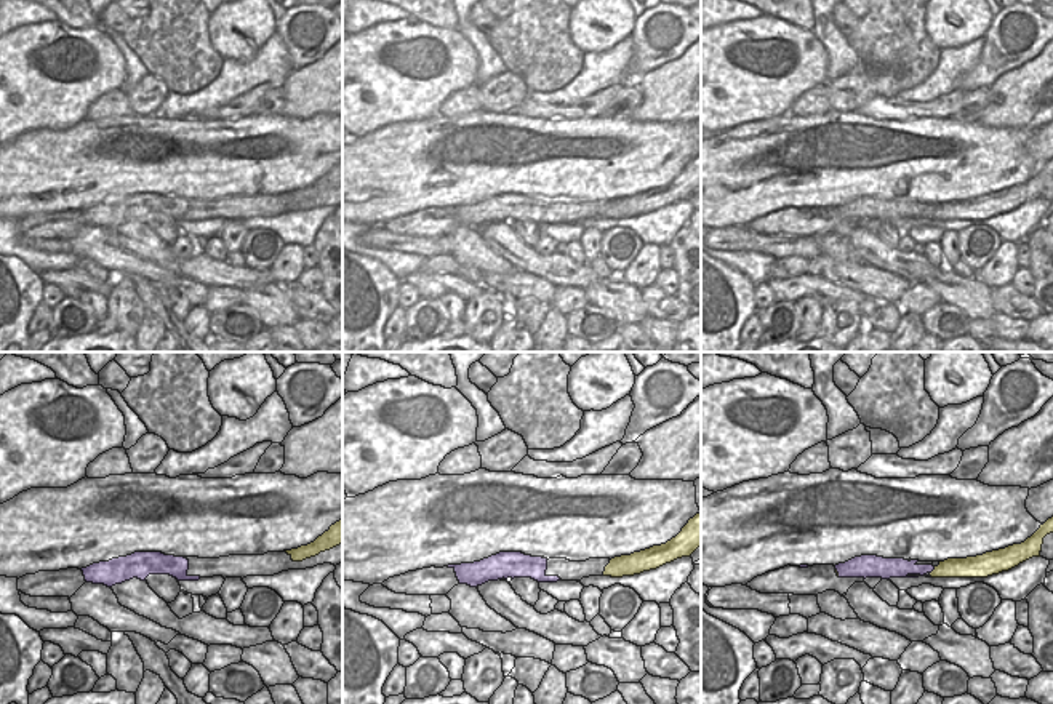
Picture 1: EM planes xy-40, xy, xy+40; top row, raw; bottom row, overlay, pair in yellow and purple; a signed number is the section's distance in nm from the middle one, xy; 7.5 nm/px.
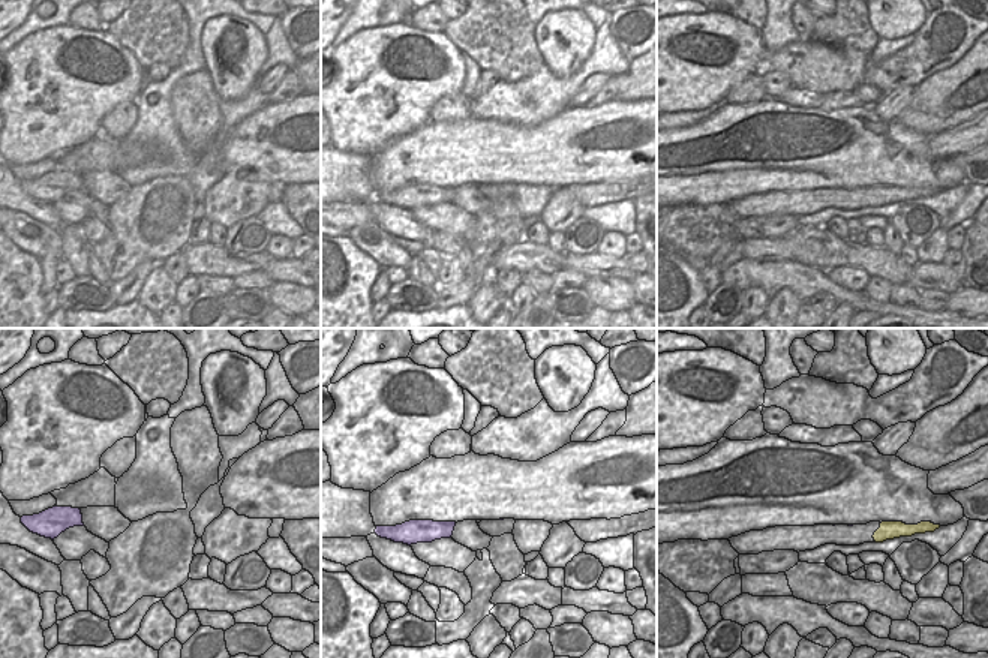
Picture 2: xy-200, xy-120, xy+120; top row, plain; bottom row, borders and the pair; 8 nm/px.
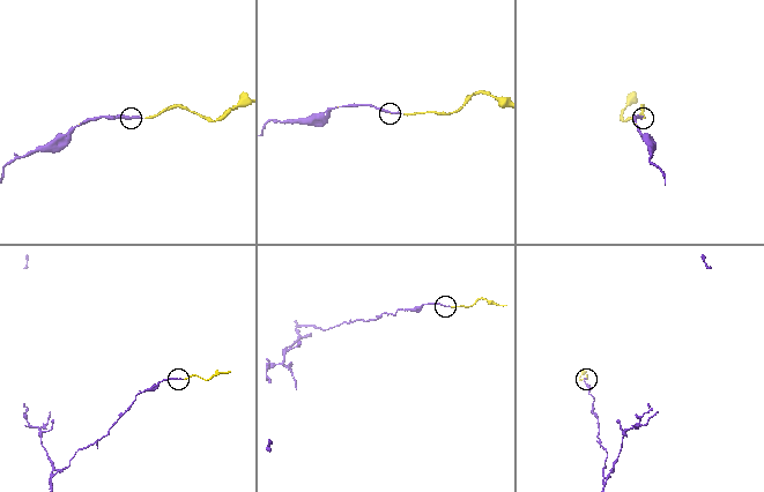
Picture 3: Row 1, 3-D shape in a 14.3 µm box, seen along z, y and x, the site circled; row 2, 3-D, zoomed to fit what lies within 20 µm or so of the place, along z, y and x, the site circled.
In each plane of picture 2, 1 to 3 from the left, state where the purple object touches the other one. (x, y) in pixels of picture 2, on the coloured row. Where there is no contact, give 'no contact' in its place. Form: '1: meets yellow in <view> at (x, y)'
1: no contact
2: no contact
3: no contact

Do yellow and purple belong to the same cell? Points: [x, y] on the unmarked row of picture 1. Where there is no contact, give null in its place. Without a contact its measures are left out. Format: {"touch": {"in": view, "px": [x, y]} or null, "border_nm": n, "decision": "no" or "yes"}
{"touch": {"in": "xy+40", "px": [933, 212]}, "border_nm": 70, "decision": "no"}

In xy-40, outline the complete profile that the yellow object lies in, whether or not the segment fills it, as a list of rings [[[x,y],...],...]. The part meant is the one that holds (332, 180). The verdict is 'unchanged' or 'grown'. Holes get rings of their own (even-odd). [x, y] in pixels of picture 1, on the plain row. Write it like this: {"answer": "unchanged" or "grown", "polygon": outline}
{"answer": "unchanged", "polygon": [[[342,160],[331,166],[330,171],[318,178],[314,184],[285,194],[293,203],[302,203],[339,186],[342,186]]]}

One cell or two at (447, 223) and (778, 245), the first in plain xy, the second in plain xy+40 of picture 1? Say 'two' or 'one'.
two

